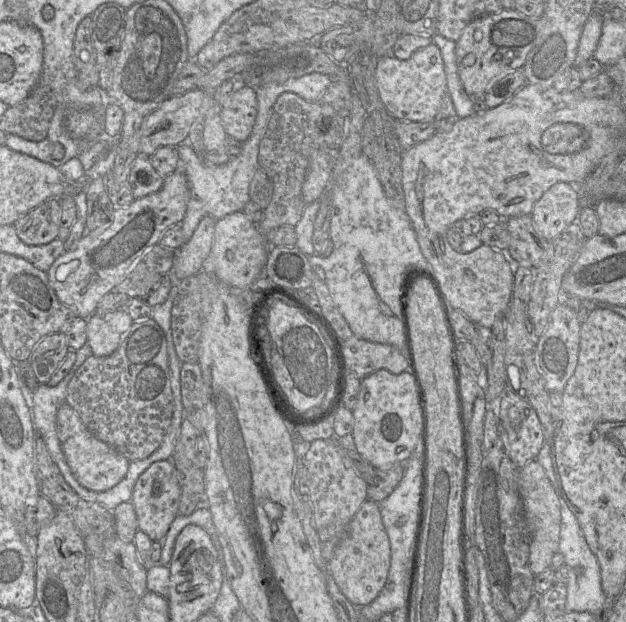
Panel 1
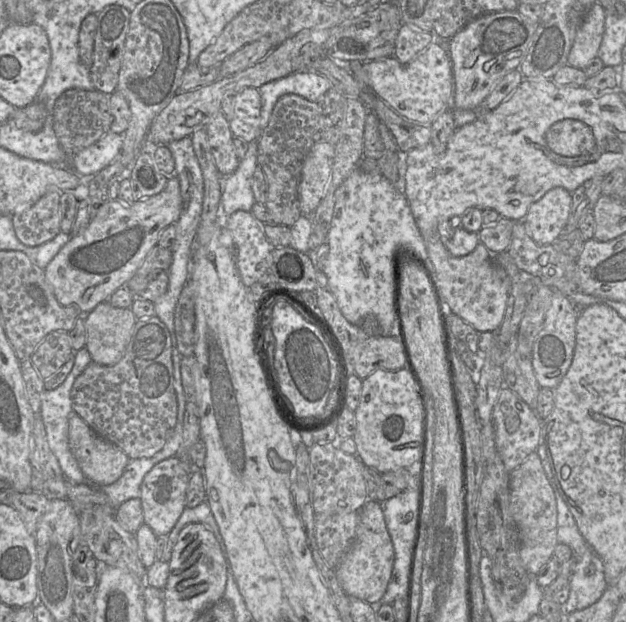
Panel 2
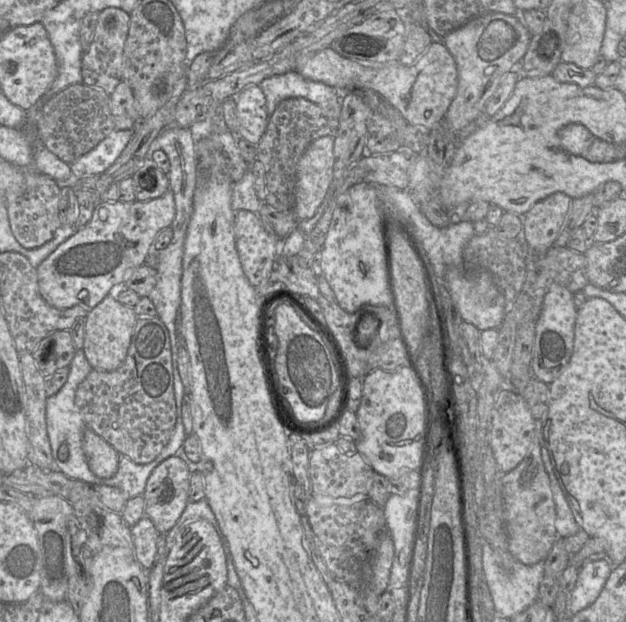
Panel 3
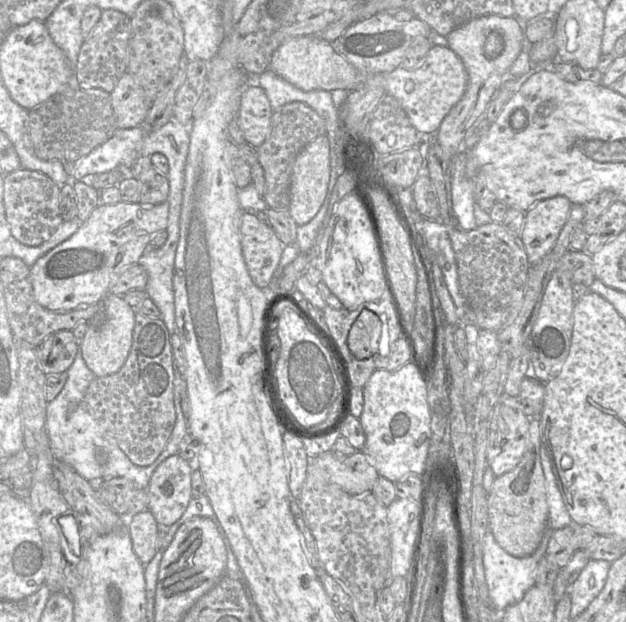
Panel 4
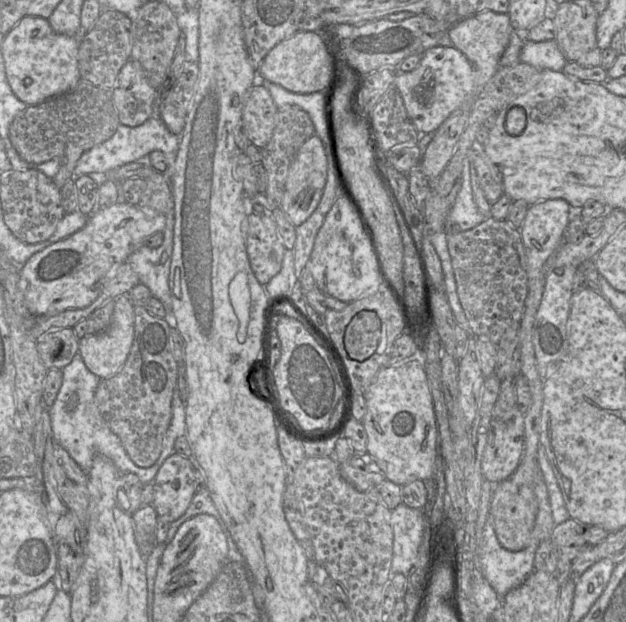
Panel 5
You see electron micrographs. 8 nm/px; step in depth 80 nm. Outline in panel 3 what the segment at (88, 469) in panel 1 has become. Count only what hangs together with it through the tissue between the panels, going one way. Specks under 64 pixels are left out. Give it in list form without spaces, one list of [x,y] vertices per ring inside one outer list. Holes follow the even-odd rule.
[[[88,427],[83,434],[83,450],[94,475],[99,478],[111,478],[116,474],[119,453]]]

